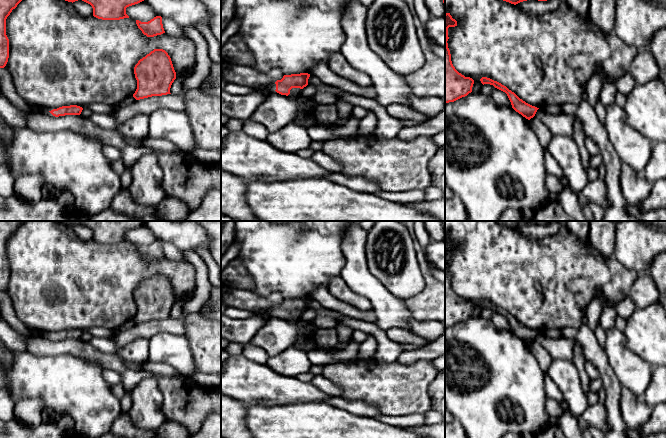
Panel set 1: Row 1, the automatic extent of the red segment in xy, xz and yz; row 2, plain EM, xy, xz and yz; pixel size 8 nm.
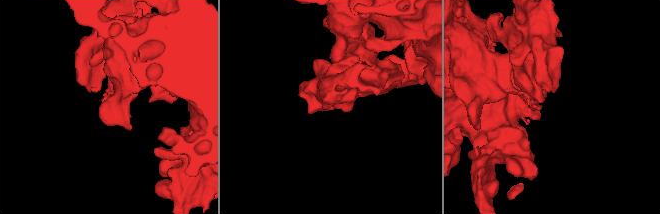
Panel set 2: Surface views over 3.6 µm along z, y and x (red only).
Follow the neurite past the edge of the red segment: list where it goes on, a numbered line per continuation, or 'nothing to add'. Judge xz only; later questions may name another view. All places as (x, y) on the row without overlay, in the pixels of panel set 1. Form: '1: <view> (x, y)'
nothing to add

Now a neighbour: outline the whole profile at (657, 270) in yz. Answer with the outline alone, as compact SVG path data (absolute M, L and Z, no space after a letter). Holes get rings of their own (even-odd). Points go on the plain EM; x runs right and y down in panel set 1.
M666 252L659 254L652 262L648 272L660 295L659 303L666 312Z

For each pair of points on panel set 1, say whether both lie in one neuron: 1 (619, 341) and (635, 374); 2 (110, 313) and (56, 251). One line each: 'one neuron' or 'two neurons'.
1: one neuron
2: one neuron

